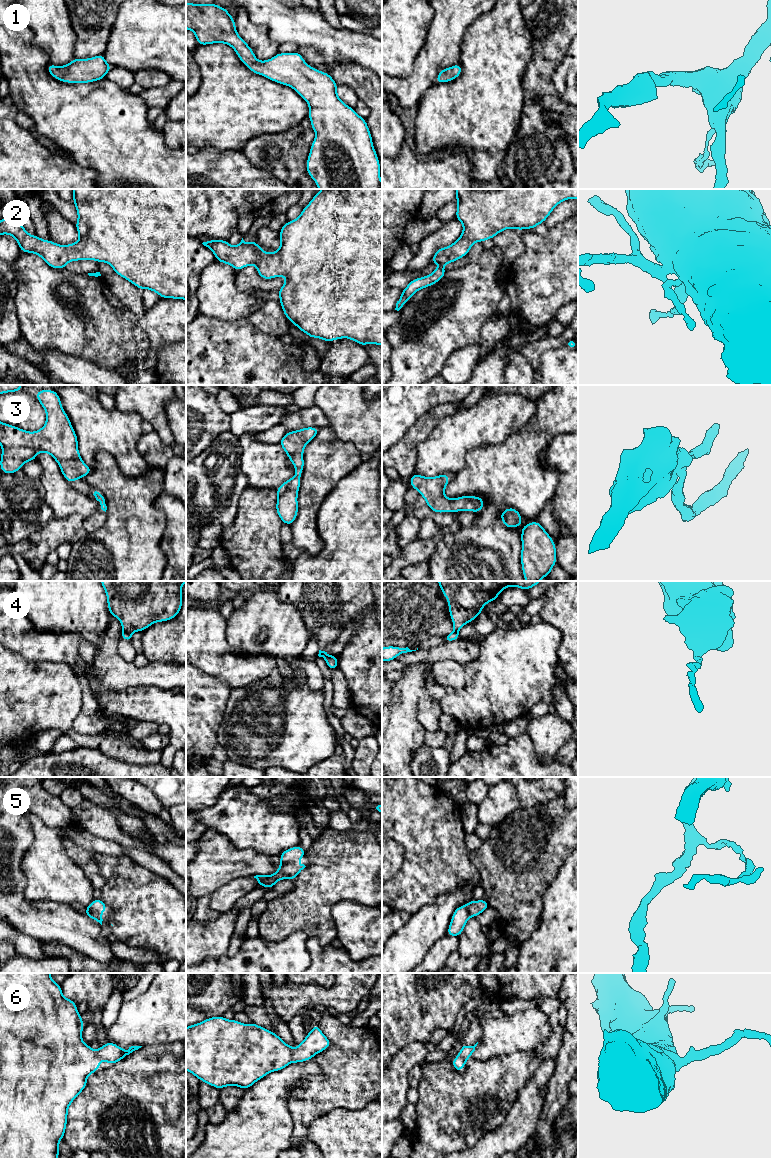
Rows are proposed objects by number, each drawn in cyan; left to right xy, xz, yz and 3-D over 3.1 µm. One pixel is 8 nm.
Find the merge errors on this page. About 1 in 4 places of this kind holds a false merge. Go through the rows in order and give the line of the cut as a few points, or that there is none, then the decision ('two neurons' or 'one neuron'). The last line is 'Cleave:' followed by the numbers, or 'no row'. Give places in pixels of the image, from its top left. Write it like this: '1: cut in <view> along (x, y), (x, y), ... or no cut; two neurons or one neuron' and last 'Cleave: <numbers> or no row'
1: no cut; one neuron
2: no cut; one neuron
3: no cut; one neuron
4: cut in xy along (123, 630), (130, 634); two neurons
5: no cut; one neuron
6: no cut; one neuron
Cleave: 4

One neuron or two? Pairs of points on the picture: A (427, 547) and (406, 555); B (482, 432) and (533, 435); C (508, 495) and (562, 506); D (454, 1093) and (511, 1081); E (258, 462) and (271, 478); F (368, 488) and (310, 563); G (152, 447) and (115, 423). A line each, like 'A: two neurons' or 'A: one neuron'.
A: one neuron
B: two neurons
C: two neurons
D: one neuron
E: one neuron
F: one neuron
G: two neurons

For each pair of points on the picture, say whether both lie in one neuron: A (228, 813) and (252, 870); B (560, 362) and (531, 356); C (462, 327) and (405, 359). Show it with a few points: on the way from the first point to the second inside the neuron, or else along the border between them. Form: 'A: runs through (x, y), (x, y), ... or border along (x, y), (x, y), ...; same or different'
A: border along (223, 835), (238, 848), (252, 847), (265, 855); different
B: border along (561, 345), (548, 349), (542, 354), (539, 374); different
C: runs through (448, 327), (437, 327), (419, 345); same

